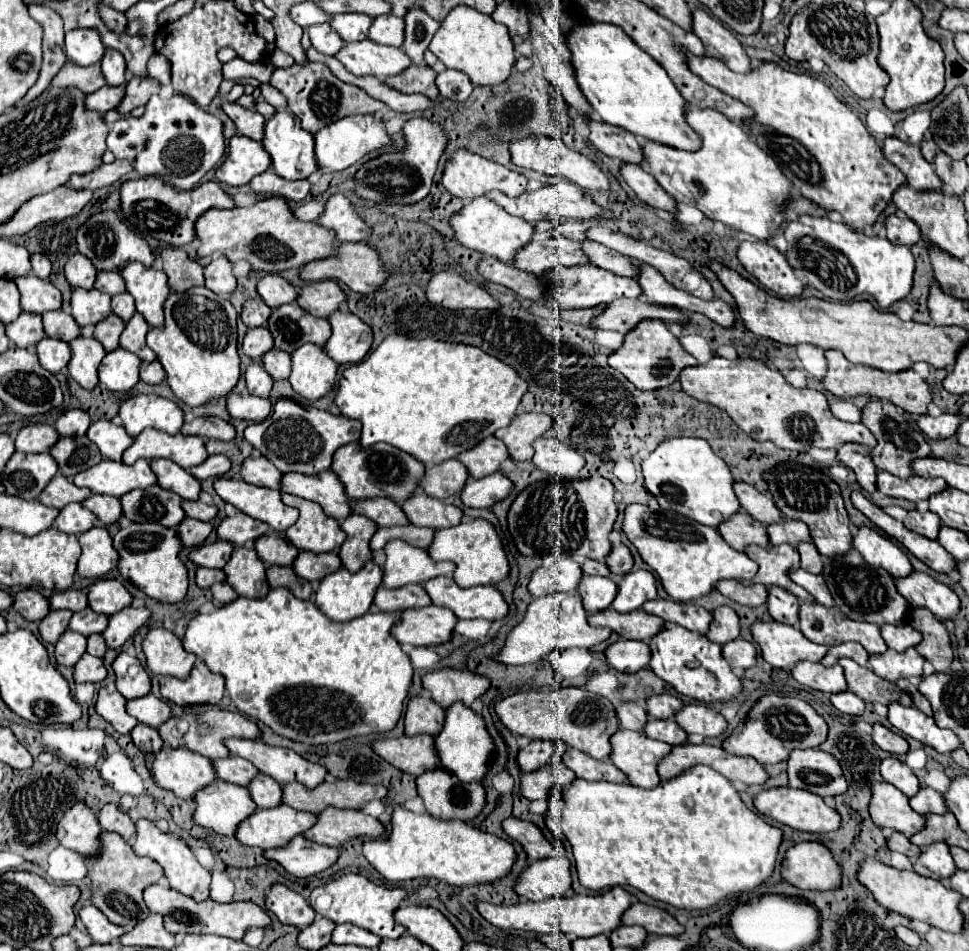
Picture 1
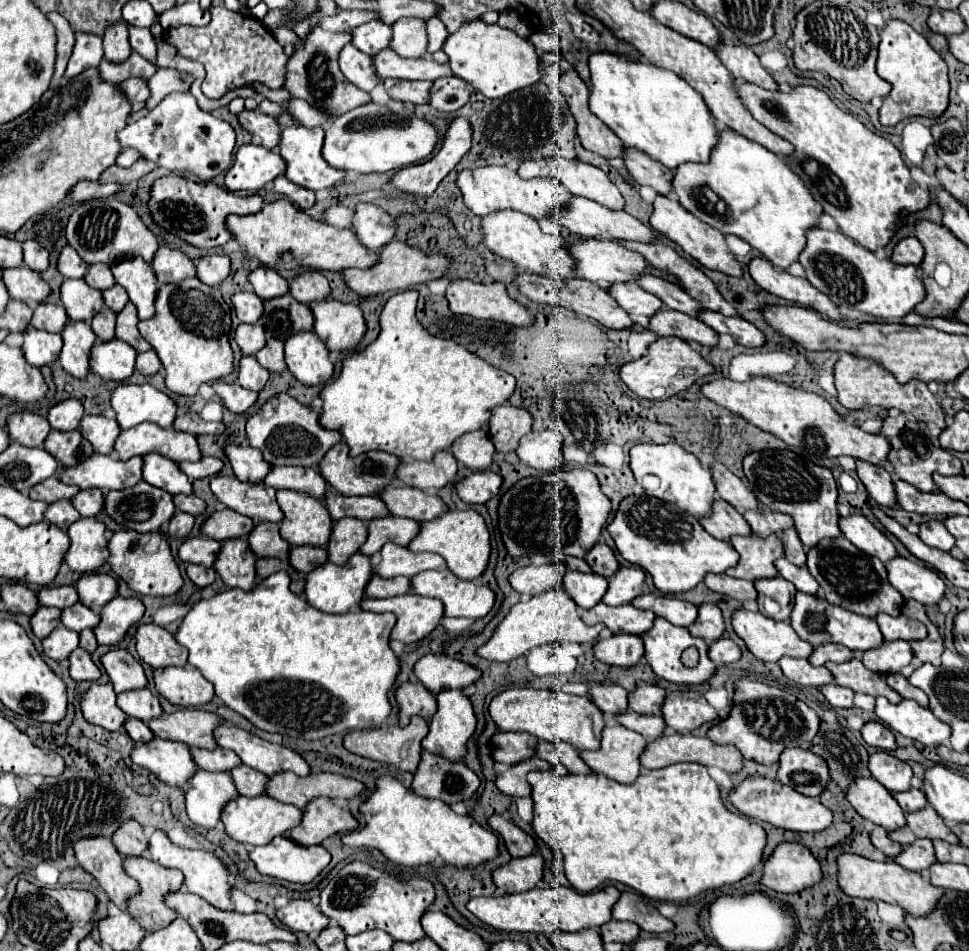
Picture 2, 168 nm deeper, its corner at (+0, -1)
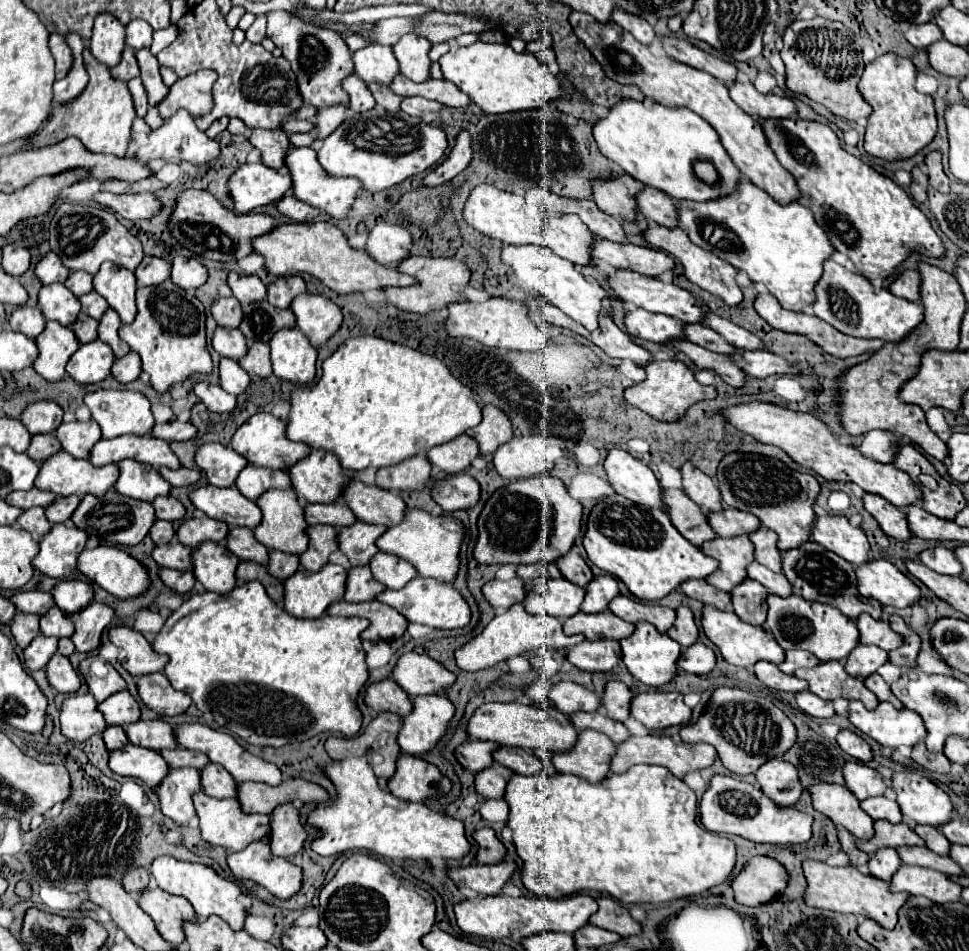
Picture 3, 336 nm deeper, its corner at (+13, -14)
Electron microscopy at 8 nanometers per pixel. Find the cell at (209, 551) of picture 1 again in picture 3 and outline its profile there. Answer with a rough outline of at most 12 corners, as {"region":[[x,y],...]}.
{"region":[[181,543],[157,545],[159,567],[191,571],[191,549]]}

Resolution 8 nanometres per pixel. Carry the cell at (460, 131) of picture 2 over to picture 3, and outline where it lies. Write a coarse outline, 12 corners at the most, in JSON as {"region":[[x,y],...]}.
{"region":[[461,131],[449,157],[425,177],[435,187],[467,169],[473,147]]}

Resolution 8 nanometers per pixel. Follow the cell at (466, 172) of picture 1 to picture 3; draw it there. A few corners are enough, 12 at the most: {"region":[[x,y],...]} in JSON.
{"region":[[479,185],[471,227],[505,245],[541,245],[595,265],[577,215],[551,217],[523,195]]}

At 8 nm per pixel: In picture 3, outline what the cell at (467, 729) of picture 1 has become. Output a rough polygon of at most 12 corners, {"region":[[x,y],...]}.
{"region":[[445,695],[413,697],[397,735],[403,753],[433,749],[455,707]]}

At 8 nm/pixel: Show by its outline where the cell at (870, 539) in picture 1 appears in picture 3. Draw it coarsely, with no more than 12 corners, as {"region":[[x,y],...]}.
{"region":[[845,515],[817,517],[811,539],[849,563],[869,541]]}

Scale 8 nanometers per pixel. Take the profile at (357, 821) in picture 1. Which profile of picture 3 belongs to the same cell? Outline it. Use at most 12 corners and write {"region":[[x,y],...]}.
{"region":[[291,803],[273,809],[269,845],[287,859],[299,853],[307,831]]}

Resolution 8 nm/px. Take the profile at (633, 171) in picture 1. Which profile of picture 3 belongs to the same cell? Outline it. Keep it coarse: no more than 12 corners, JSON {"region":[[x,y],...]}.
{"region":[[647,229],[645,241],[681,261],[685,277],[739,305],[737,269],[687,233]]}

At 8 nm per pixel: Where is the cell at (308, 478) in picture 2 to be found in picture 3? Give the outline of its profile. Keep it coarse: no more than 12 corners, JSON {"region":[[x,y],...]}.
{"region":[[247,465],[235,487],[255,501],[267,489],[289,489],[283,471]]}

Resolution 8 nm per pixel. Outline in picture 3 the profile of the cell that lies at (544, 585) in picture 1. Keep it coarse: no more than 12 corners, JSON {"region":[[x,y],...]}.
{"region":[[519,577],[491,579],[483,597],[501,609],[523,603],[525,589]]}

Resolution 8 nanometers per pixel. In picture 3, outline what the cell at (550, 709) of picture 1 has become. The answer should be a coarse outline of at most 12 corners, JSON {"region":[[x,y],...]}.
{"region":[[485,703],[471,739],[567,751],[575,727],[555,707]]}

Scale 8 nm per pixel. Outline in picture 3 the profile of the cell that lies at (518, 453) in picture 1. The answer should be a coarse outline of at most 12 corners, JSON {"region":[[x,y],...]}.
{"region":[[483,405],[483,421],[467,435],[479,451],[495,453],[513,437],[507,415],[499,407]]}

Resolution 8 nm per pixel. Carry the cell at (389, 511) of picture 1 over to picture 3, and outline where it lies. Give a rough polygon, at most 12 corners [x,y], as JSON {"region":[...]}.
{"region":[[339,501],[307,505],[307,525],[333,525],[355,521],[353,511]]}

